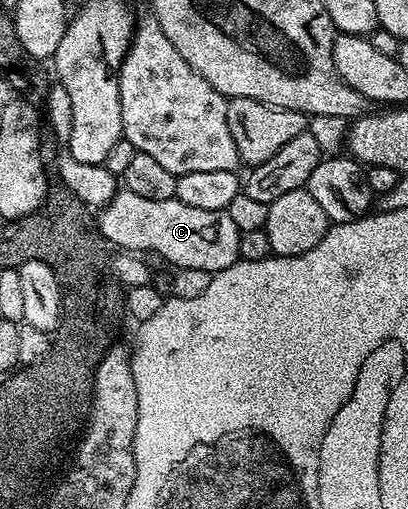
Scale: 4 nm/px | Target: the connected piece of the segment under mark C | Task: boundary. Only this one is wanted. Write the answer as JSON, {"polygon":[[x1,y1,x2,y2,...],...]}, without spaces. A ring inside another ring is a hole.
{"polygon":[[118,191,100,213,101,235,110,246,119,245,123,251,159,251,174,270,198,269,215,274,239,260,242,233,226,210,203,211,200,207,187,207,187,203,176,199,156,201]]}

